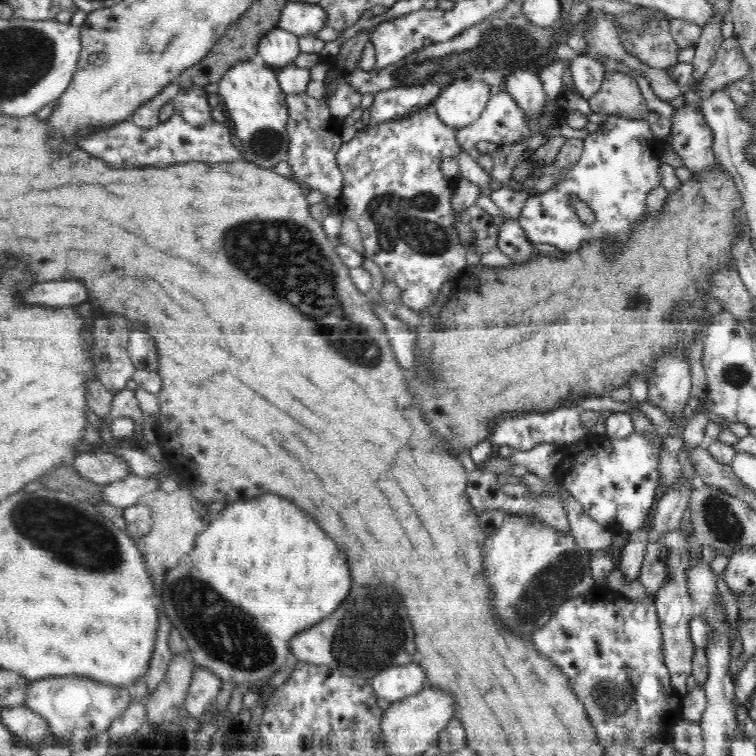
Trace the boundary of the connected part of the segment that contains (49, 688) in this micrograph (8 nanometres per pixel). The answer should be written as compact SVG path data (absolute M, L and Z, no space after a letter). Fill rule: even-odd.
M63 676L62 678L48 678L31 681L25 696L24 707L39 715L50 726L50 736L68 746L70 750L86 749L96 738L119 719L131 704L130 693L125 688L110 687L95 680L82 679L80 676Z

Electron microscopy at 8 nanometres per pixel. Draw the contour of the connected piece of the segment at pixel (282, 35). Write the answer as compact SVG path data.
M276 28L260 40L256 58L278 69L293 64L298 54L300 54L298 37Z

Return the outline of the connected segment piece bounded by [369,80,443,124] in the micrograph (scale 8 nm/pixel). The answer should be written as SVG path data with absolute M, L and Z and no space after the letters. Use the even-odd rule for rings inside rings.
M435 80L424 85L412 85L406 88L390 88L374 95L369 111L373 124L390 122L404 116L420 112L428 104L432 104L440 94L443 85Z

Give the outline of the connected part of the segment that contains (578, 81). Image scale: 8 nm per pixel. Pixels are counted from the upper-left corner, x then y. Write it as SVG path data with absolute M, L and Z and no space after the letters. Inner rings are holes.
M579 54L571 60L570 68L577 92L584 99L589 99L600 90L606 73L600 60Z

